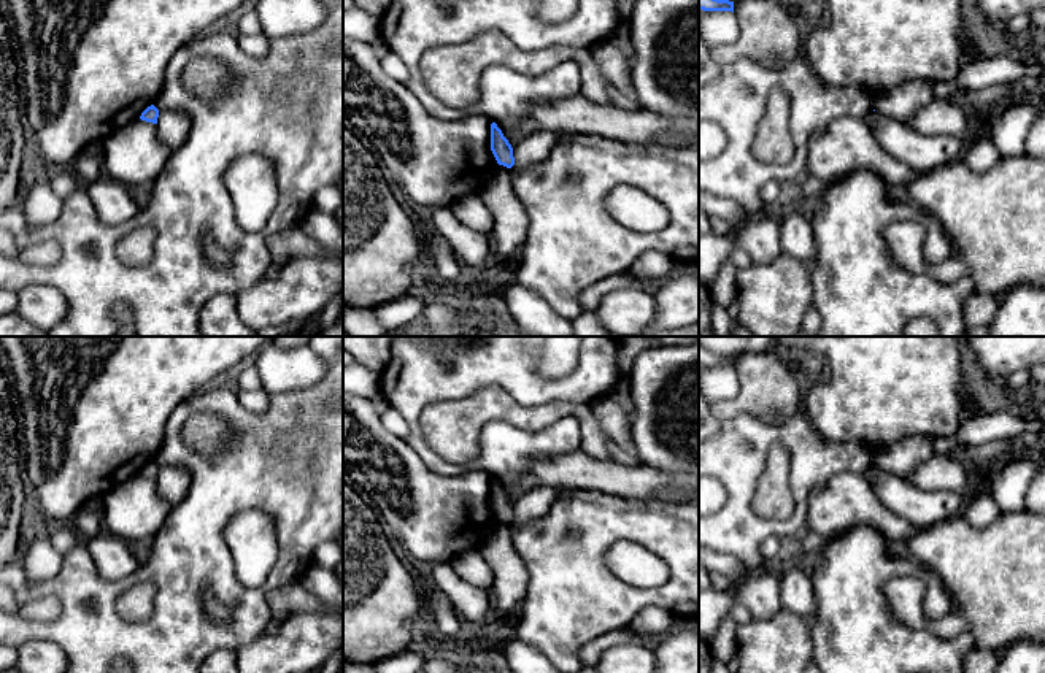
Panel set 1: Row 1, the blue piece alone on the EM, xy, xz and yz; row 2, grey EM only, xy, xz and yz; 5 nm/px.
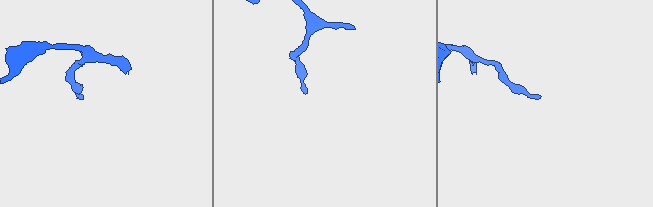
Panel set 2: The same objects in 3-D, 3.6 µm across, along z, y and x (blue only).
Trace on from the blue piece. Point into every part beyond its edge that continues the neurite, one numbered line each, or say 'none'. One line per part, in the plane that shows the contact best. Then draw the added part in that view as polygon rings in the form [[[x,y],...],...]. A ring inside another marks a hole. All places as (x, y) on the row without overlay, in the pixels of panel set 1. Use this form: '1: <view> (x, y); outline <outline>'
none

